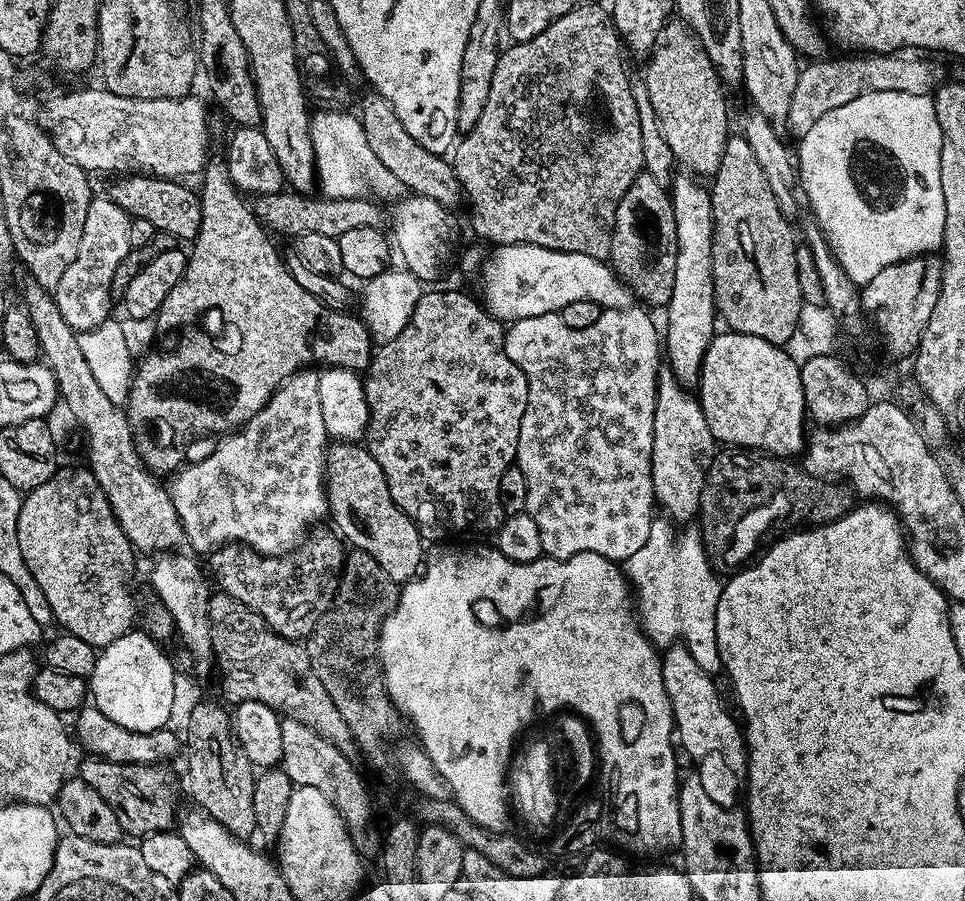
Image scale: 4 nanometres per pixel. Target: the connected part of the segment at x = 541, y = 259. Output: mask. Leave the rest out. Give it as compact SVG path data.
M502 244L495 249L492 257L487 257L479 271L480 288L484 291L482 303L490 315L501 322L511 322L522 318L534 318L538 314L559 314L562 306L570 306L570 302L589 300L598 302L601 309L633 307L634 297L632 289L612 271L611 263L590 258L590 254L577 252L559 252L546 250L546 246L533 244Z

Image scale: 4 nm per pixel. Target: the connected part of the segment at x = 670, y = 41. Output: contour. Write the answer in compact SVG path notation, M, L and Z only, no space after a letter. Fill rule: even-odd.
M679 18L669 19L662 26L656 39L656 45L647 57L648 65L644 68L642 79L646 86L646 94L650 94L650 102L654 105L654 114L658 118L658 126L662 130L662 138L666 138L666 146L674 154L677 165L682 166L685 173L696 178L715 177L718 162L722 162L722 150L726 150L726 142L730 135L728 129L728 100L724 97L726 85L716 73L716 67L700 45L696 33Z

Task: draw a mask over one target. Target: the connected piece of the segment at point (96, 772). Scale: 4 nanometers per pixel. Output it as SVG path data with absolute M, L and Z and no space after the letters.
M84 758L78 776L105 799L121 823L121 830L132 838L143 838L151 832L169 831L177 823L176 788L167 767L160 764L119 764L99 758Z

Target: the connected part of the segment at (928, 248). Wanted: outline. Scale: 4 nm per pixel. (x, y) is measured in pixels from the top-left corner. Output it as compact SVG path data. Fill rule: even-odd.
M886 90L885 92L867 92L858 98L854 98L850 102L846 102L846 106L838 106L838 110L830 110L830 114L825 114L823 118L818 118L818 122L814 122L814 126L810 126L810 130L804 136L799 137L800 152L798 148L798 184L808 195L808 204L812 207L812 212L816 215L815 223L821 232L824 233L824 239L828 241L832 247L832 253L836 256L836 261L845 274L850 277L857 286L863 286L870 282L870 278L874 278L874 274L878 274L878 270L883 270L885 266L890 266L894 262L902 262L911 256L919 256L921 254L932 254L943 245L944 242L944 199L942 198L942 174L940 173L940 155L942 154L942 130L938 126L938 114L934 114L934 102L932 96L923 96L922 94L898 94L894 90Z

